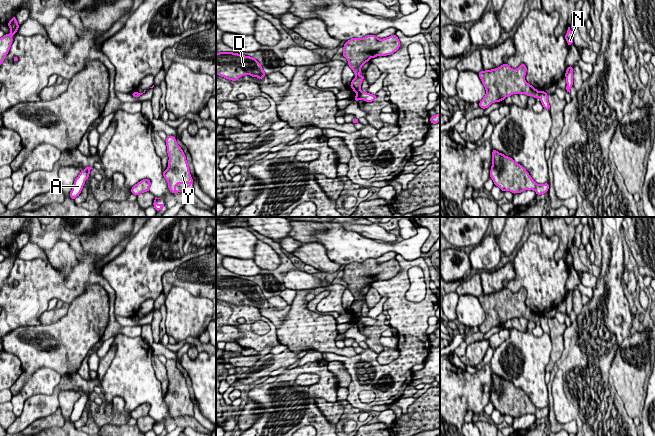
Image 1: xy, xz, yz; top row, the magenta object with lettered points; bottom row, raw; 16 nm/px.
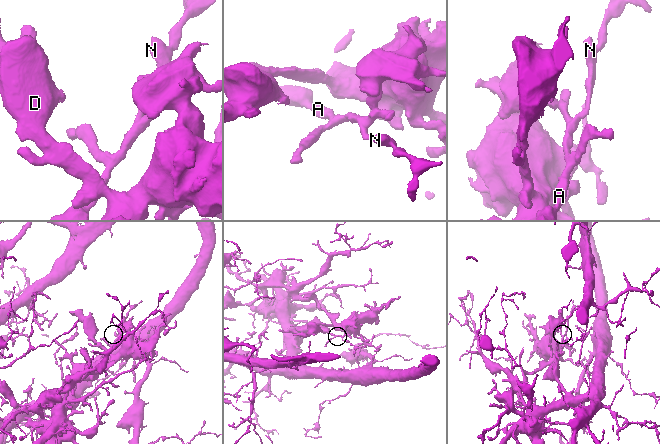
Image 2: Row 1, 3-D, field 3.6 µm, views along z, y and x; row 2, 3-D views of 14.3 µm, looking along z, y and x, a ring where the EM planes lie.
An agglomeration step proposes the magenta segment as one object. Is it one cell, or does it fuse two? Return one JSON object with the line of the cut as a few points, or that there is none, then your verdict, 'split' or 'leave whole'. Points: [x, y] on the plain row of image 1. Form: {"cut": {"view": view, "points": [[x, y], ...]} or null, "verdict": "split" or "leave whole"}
{"cut": {"view": "yz", "points": [[538, 316], [539, 320]]}, "verdict": "split"}

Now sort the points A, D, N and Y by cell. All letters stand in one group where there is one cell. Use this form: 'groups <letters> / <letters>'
groups A N / D Y

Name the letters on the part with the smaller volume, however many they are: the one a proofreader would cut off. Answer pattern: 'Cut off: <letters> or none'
Cut off: D, Y

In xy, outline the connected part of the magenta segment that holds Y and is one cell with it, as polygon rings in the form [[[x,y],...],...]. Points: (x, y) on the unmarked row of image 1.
[[[167,360],[165,367],[169,384],[167,393],[163,395],[163,400],[168,406],[170,416],[173,418],[178,416],[194,418],[194,415],[188,413],[193,408],[193,402],[189,395],[186,379],[174,360]]]

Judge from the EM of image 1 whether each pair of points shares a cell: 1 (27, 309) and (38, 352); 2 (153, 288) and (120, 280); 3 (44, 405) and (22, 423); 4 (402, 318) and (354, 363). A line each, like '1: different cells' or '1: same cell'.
1: different cells
2: same cell
3: same cell
4: same cell

